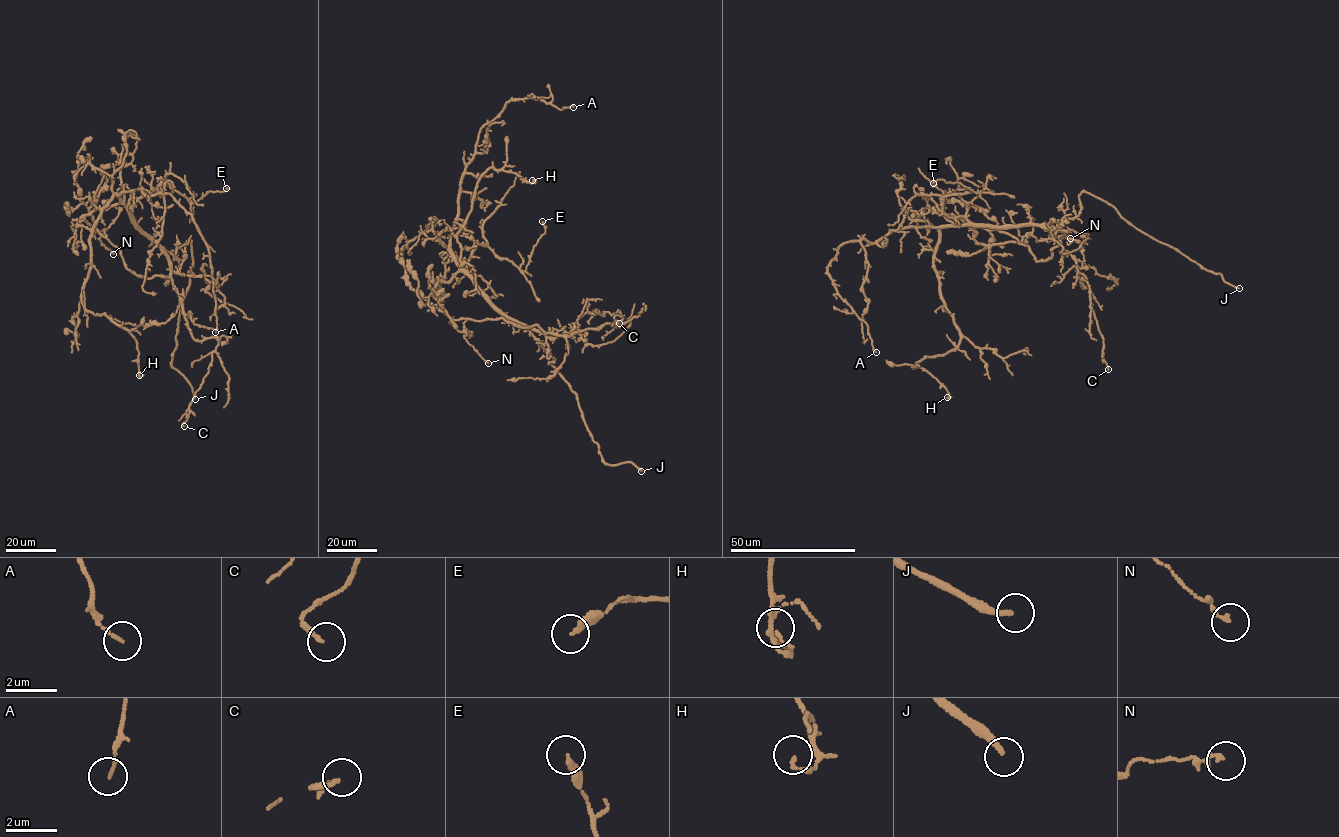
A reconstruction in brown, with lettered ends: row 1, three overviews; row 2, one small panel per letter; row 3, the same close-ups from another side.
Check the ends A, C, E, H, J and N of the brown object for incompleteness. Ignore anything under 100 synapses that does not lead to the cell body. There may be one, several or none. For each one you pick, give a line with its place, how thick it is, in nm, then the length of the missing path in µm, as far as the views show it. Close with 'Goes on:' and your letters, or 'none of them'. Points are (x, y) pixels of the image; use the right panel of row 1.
J: (1239, 288) | 220 nm | 20 µm
Goes on: J

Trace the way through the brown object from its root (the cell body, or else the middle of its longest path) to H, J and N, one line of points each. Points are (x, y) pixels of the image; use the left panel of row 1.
H: (132, 216), (115, 195), (103, 208), (90, 237), (91, 265), (82, 304), (128, 329), (136, 343), (139, 375)
J: (132, 216), (143, 231), (180, 260), (185, 243), (190, 242), (189, 283), (170, 362), (190, 384), (195, 399)
N: (132, 216), (119, 204), (95, 209), (82, 218), (94, 231), (103, 231), (98, 239), (113, 254)

